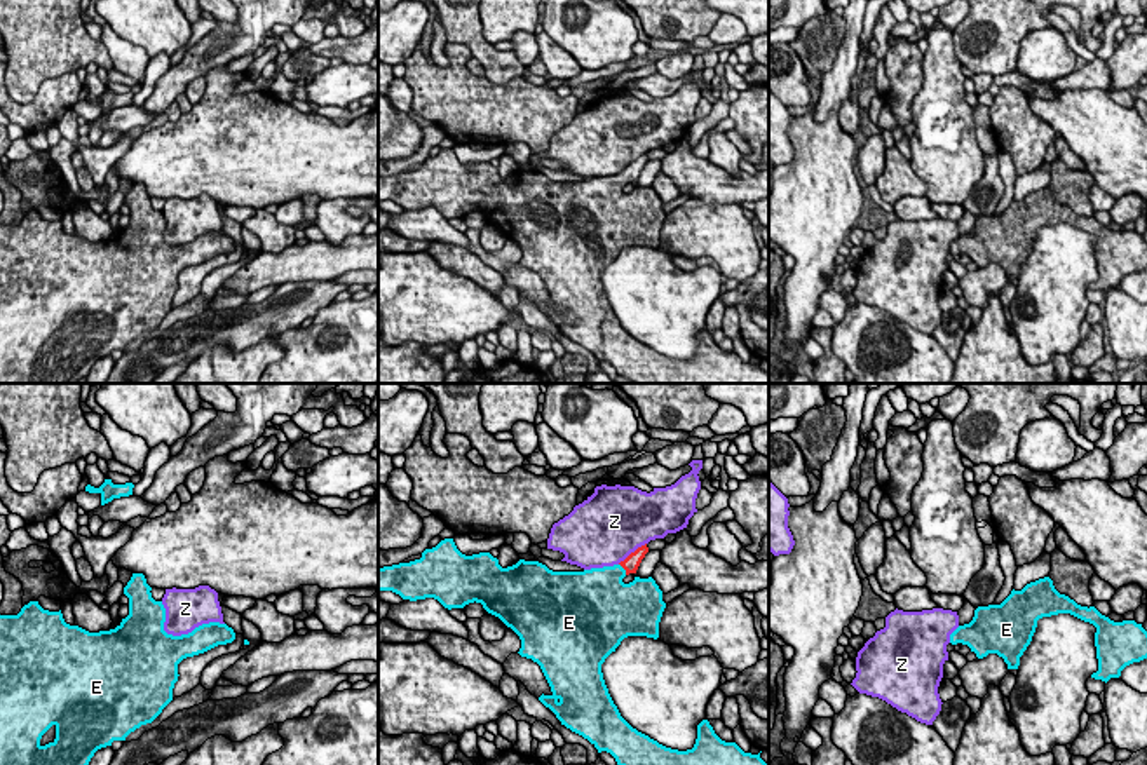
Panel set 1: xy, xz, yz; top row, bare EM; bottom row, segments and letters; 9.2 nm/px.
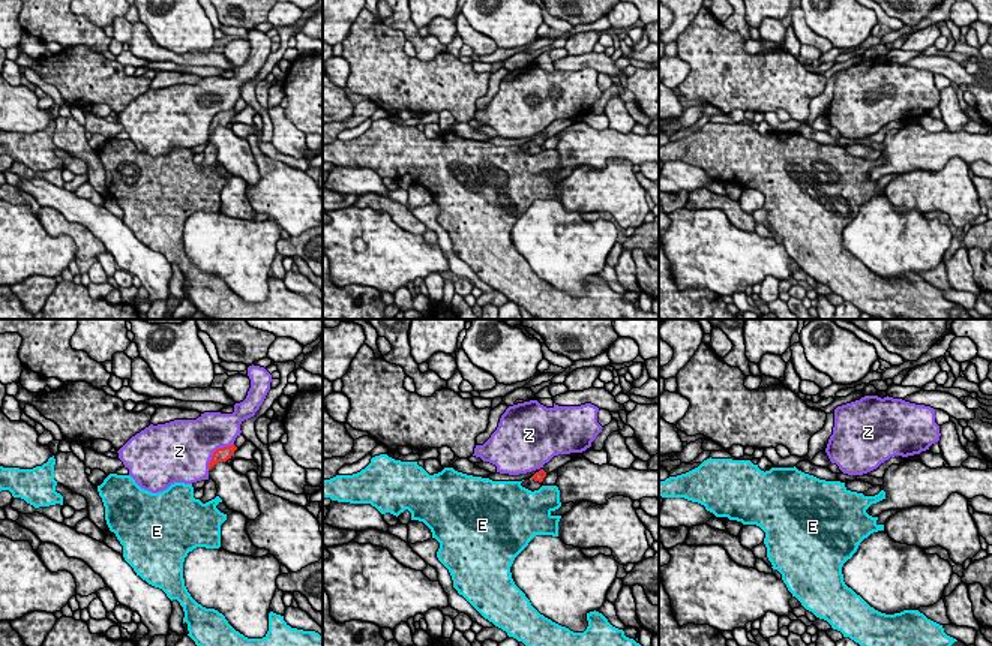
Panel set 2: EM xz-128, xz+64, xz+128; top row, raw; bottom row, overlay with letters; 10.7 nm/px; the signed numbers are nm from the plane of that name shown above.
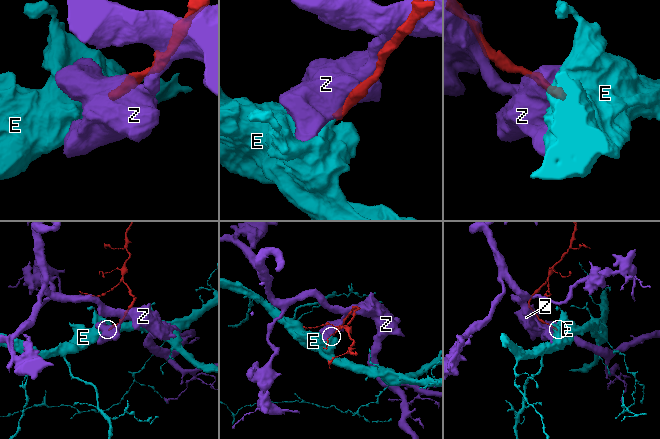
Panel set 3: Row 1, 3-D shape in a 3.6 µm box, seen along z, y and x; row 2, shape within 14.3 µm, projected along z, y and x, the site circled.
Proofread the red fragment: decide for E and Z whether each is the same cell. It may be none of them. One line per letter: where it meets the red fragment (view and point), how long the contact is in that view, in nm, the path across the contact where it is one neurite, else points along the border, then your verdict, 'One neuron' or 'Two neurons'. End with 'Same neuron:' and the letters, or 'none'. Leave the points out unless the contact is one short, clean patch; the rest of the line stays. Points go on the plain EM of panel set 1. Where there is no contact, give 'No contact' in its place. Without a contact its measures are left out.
E: Touches red at xz (623, 176). Shared border 130 nm. Path across: xz (631, 173), (623, 176), (604, 196). One neuron
Z: Touches red at xz (631, 162). Shared border 340 nm. Two neurons
Same neuron: E

